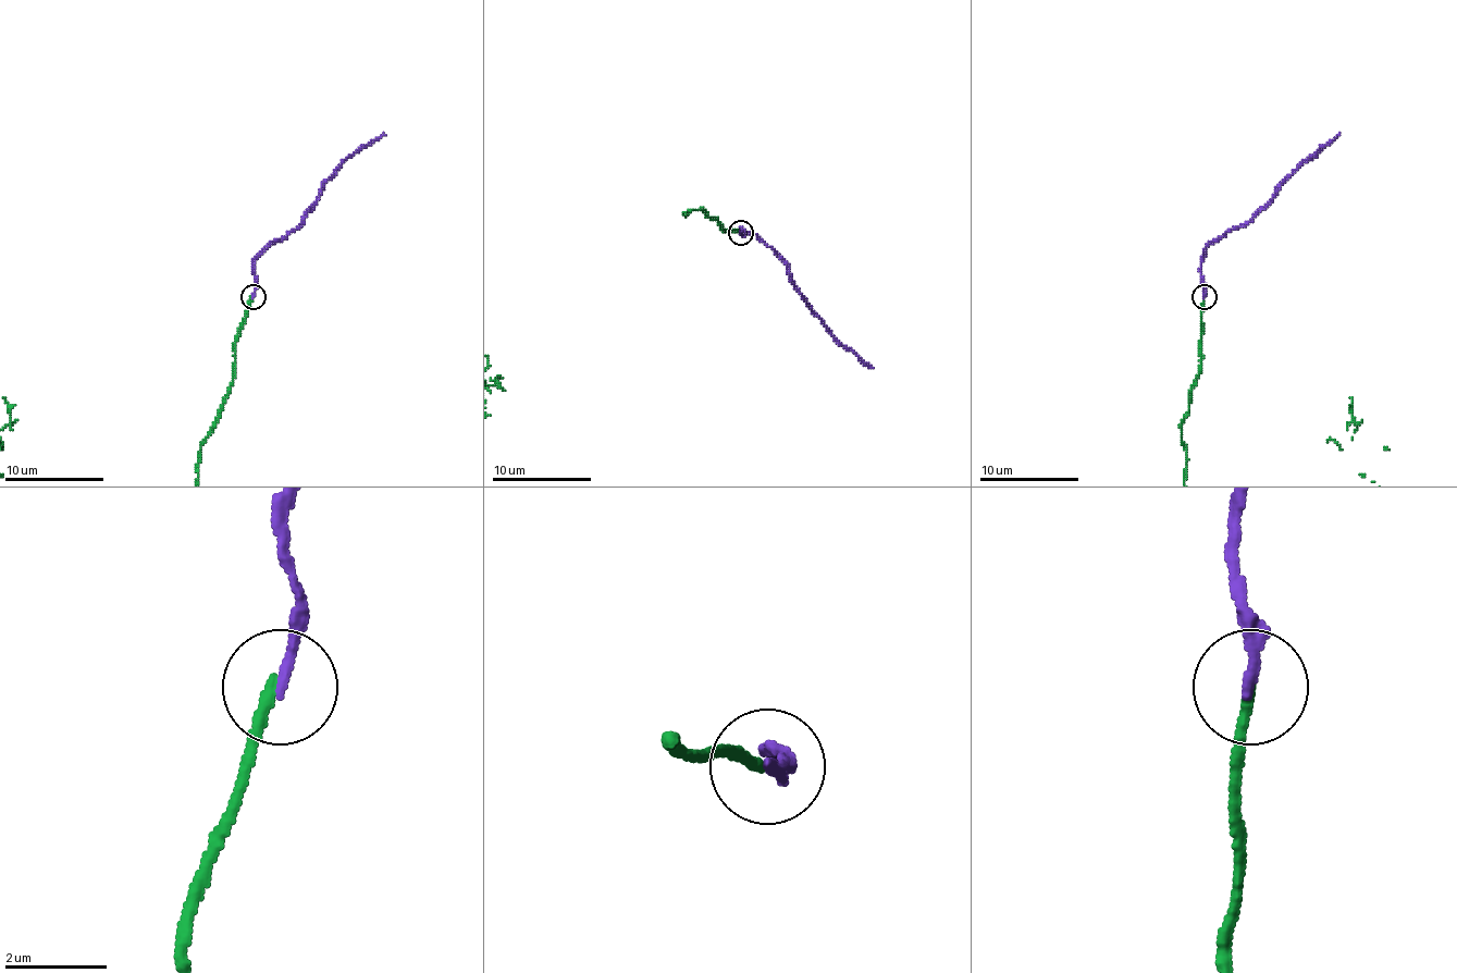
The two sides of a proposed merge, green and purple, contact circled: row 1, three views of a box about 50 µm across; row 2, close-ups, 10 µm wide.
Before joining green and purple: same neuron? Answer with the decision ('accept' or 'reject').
accept

